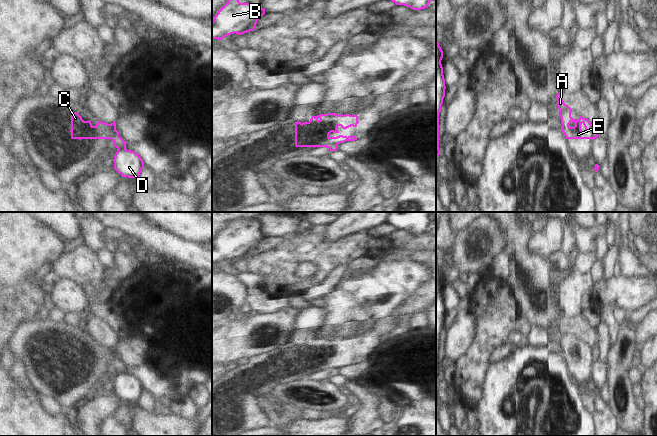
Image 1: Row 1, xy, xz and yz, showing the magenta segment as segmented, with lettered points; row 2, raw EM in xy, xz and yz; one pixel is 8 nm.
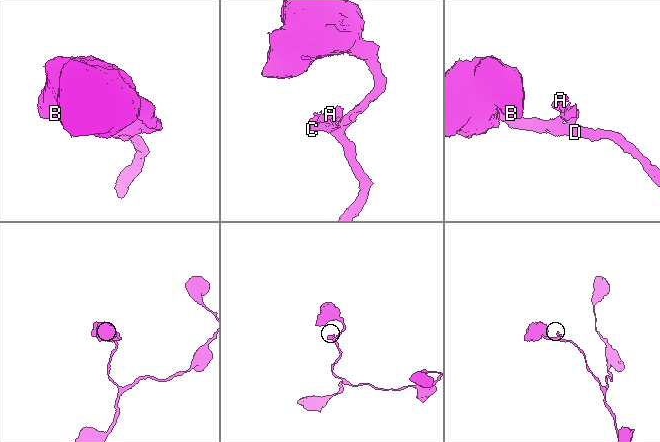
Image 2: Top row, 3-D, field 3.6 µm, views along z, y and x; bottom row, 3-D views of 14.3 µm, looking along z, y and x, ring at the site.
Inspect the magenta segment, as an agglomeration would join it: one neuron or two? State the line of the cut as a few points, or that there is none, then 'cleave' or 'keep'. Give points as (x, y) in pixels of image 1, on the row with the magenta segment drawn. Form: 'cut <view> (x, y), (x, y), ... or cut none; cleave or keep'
cut yz (591, 124), (592, 138); cleave

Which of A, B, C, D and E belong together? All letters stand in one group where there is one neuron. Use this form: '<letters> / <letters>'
A C E / B D

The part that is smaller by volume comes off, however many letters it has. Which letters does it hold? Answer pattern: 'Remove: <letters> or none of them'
Remove: A, C, E.

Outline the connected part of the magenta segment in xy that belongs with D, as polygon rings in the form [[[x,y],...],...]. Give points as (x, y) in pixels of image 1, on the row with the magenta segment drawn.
[[[112,136],[111,140],[117,148],[117,152],[114,156],[113,169],[121,174],[122,177],[138,178],[144,168],[144,162],[139,154],[134,151],[127,150],[127,142],[120,136]]]

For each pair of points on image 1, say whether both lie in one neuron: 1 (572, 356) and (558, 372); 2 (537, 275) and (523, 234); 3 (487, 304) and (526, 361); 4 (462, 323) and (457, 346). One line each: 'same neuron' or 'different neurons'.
1: different neurons
2: same neuron
3: different neurons
4: same neuron

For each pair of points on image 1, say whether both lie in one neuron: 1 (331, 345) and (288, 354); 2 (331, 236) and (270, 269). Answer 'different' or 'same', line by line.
1: same
2: different

